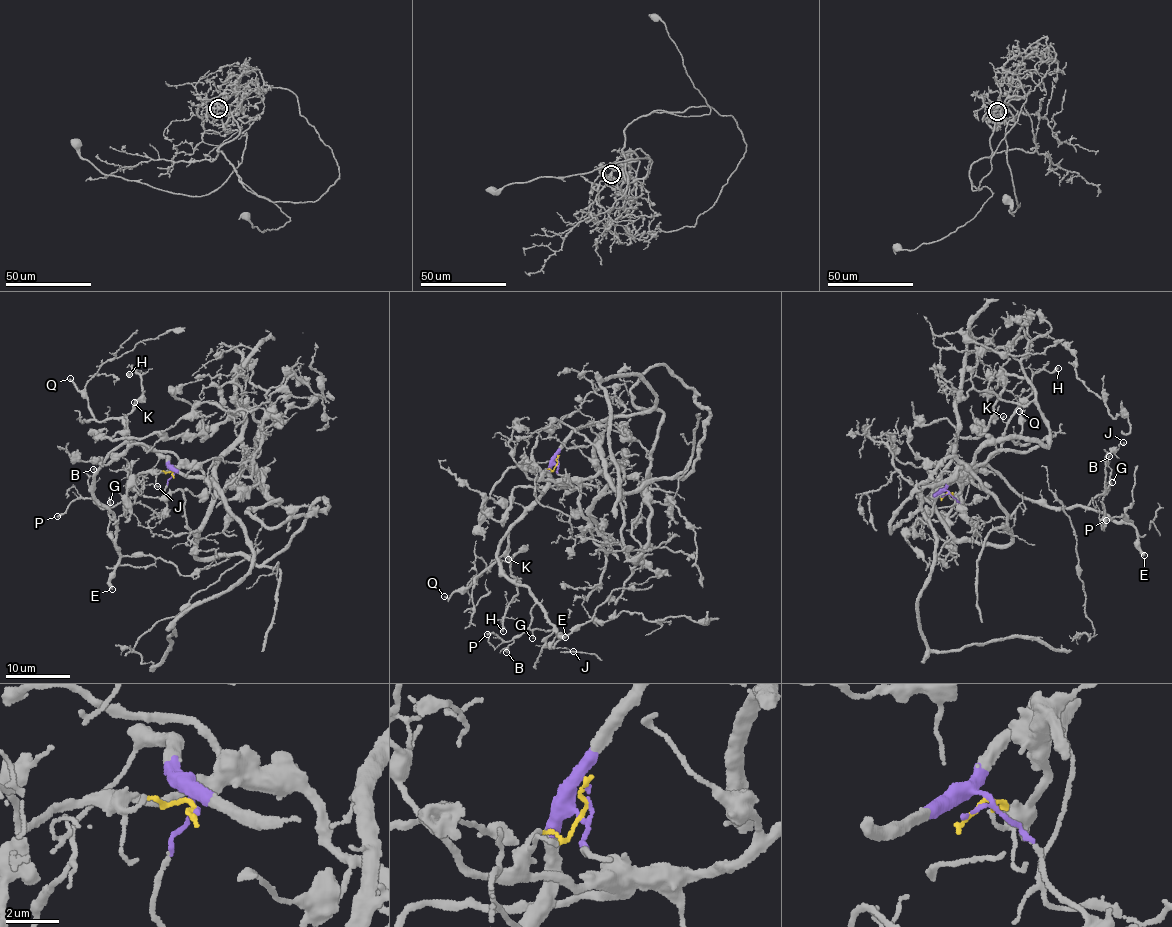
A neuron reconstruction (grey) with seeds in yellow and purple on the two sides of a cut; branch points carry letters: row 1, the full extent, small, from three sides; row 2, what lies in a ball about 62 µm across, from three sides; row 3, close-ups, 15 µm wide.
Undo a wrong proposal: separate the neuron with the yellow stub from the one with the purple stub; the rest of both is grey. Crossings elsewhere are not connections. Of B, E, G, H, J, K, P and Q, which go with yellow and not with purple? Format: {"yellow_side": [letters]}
{"yellow_side": []}

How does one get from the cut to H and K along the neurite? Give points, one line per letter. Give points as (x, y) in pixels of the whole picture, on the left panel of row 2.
H: (173, 473), (162, 456), (126, 436), (126, 416), (141, 392), (141, 377), (134, 372), (129, 373)
K: (173, 473), (162, 456), (126, 436), (126, 416), (132, 412), (133, 402)

